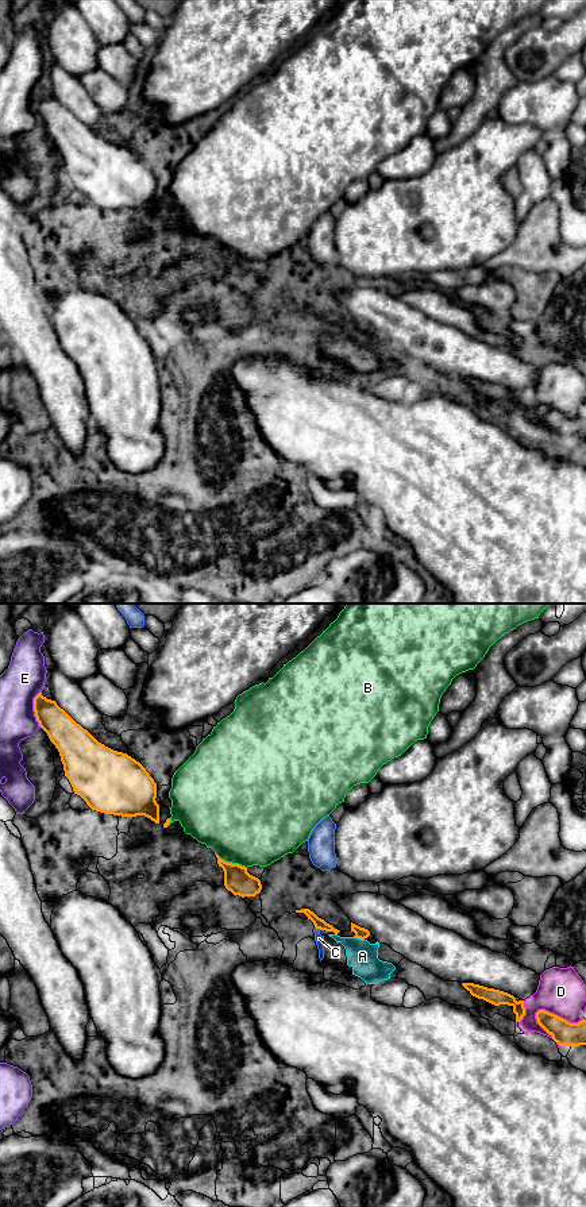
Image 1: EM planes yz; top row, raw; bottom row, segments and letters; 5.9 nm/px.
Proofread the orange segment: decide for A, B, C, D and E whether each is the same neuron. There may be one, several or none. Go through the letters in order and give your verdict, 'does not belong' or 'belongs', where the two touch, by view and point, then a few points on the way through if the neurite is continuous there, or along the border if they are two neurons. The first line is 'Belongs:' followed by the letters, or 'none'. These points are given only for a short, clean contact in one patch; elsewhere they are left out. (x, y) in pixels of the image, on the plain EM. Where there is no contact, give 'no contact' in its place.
Belongs: none
A: does not belong | yz (359, 332) | along yz (354, 331), (363, 335)
B: does not belong | yz (231, 258)
C: does not belong | yz (317, 323) | along yz (315, 322), (320, 324)
D: does not belong | yz (559, 412) | along yz (535, 408), (547, 405), (570, 417), (579, 417), (583, 413)
E: does not belong | yz (34, 104) | along yz (39, 87), (34, 93), (34, 111), (41, 122)

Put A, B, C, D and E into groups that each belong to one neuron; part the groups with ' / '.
A C / B / D / E

